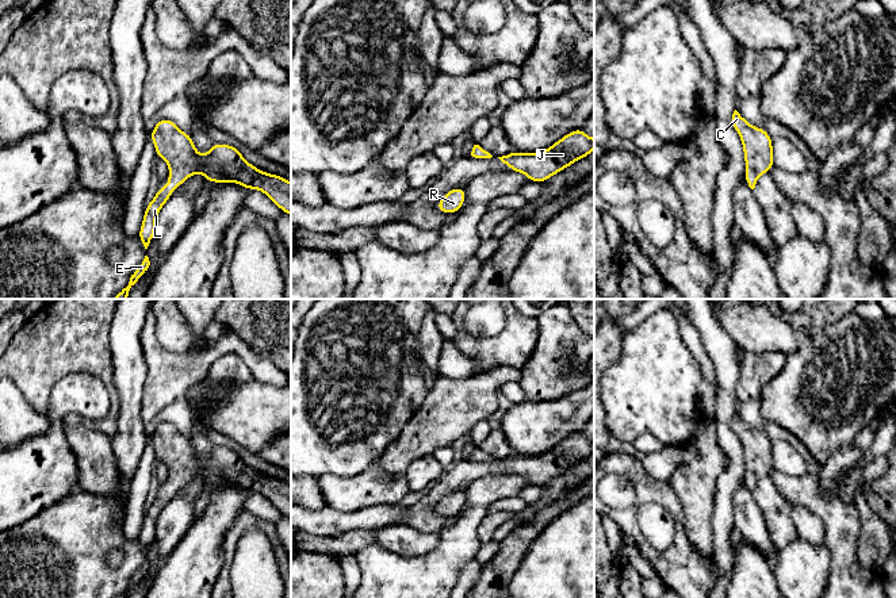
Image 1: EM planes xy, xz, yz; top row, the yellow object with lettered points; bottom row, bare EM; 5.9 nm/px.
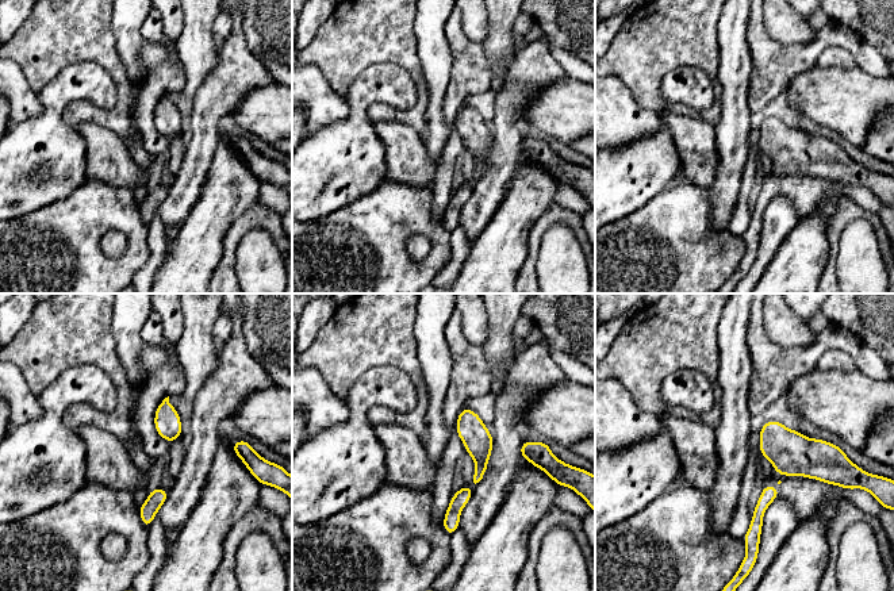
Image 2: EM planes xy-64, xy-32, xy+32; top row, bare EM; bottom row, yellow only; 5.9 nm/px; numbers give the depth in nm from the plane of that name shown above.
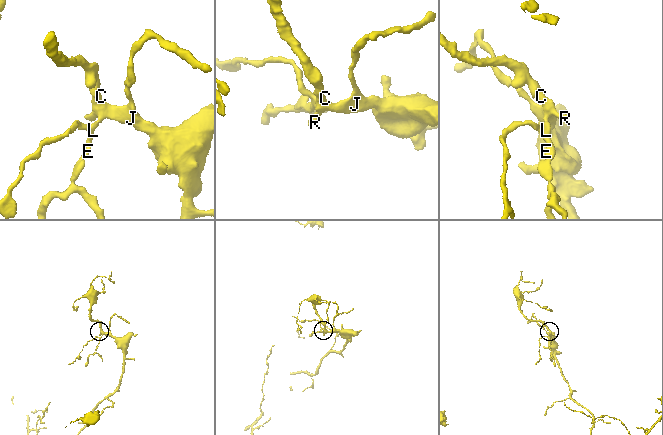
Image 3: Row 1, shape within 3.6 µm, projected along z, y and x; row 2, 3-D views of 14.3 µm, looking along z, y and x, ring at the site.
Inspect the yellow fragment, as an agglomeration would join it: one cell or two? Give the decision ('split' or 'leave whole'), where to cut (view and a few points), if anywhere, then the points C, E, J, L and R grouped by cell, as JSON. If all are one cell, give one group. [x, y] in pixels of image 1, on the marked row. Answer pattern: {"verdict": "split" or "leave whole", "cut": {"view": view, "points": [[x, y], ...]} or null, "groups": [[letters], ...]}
{"verdict": "leave whole", "cut": null, "groups": [["C", "E", "J", "L", "R"]]}

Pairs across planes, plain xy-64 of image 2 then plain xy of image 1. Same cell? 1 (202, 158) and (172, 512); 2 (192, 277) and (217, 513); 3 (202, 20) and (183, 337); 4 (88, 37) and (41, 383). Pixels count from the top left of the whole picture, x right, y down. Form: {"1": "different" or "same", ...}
{"1": "same", "2": "same", "3": "different", "4": "same"}

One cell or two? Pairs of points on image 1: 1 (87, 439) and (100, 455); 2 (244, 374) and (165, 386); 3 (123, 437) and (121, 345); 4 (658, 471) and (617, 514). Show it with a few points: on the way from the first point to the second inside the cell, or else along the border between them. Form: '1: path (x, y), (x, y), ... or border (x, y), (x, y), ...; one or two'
1: path (88, 443), (96, 451); one
2: border (226, 353), (221, 355), (210, 365), (205, 378); two
3: path (129, 414), (129, 368); one
4: border (639, 457), (650, 476), (667, 482); two

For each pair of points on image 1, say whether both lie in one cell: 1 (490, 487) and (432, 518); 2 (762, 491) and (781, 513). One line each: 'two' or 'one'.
1: two
2: one

